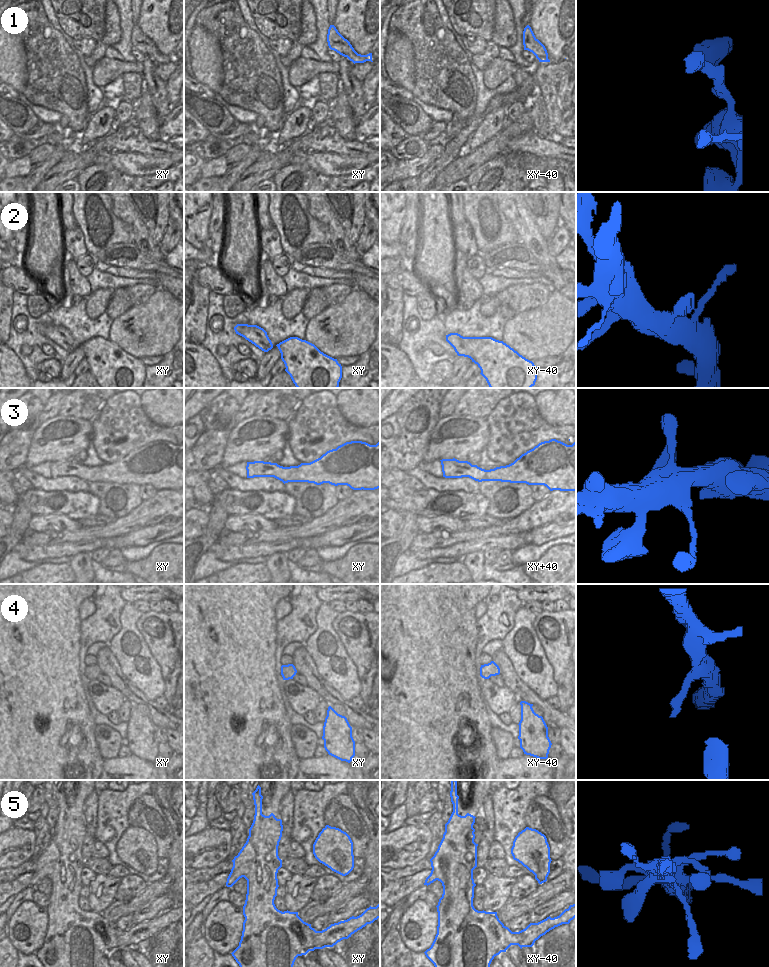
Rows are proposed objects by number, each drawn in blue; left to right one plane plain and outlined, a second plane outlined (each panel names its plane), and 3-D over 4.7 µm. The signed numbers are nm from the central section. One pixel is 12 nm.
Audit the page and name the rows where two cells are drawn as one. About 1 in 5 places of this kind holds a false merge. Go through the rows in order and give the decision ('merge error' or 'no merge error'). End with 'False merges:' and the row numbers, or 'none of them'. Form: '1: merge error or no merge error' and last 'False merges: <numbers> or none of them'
1: no merge error
2: no merge error
3: no merge error
4: no merge error
5: no merge error
False merges: none of them

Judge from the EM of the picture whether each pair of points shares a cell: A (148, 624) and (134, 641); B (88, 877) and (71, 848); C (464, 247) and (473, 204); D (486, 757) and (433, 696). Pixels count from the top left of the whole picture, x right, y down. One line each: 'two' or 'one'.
A: two
B: two
C: two
D: one

